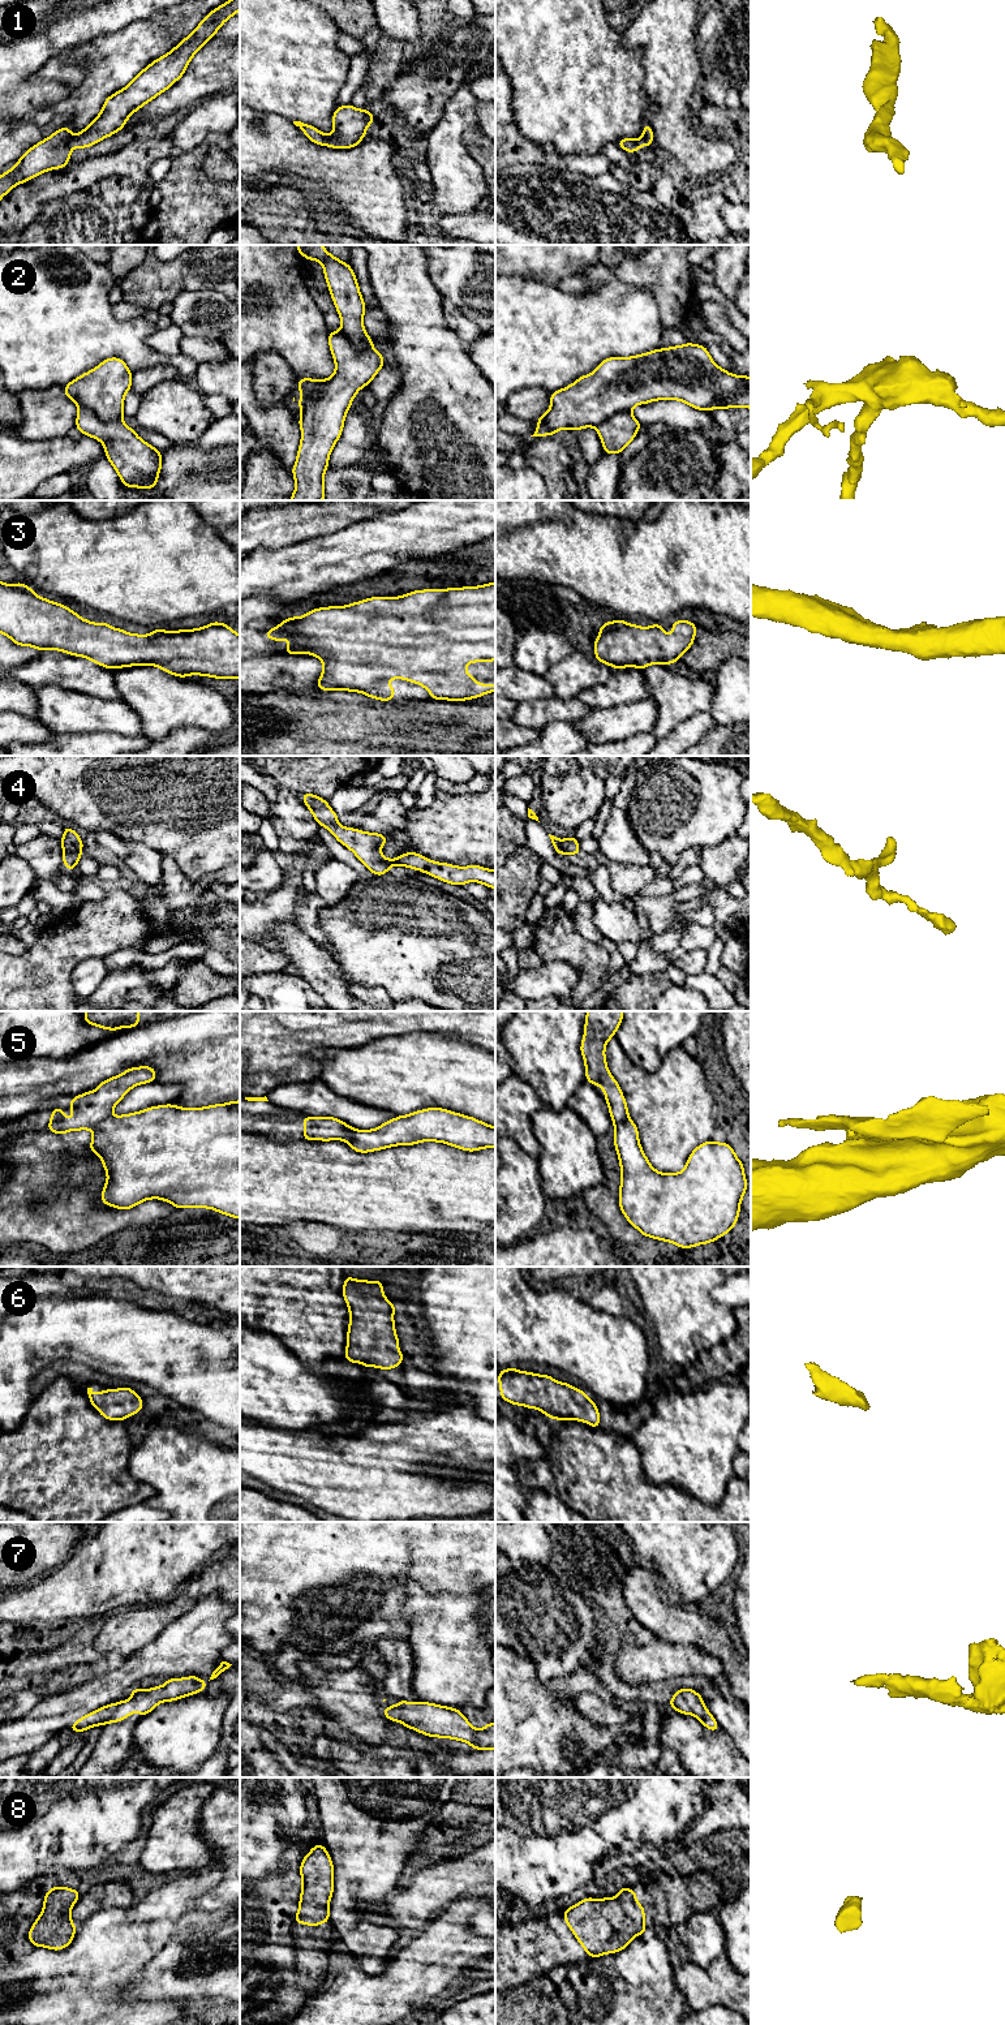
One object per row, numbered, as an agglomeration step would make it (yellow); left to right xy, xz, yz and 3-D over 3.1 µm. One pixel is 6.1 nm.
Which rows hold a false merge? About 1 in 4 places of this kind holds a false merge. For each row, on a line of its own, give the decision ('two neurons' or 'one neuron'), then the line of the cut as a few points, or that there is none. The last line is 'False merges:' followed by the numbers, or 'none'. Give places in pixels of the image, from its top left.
1: one neuron; cut none
2: two neurons; cut xy (78, 407), (86, 407), (101, 420), (120, 420)
3: two neurons; cut xz (494, 644), (395, 636), (360, 654), (353, 674)
4: one neuron; cut none
5: two neurons; cut xy (110, 1116), (91, 1129)
6: one neuron; cut none
7: one neuron; cut none
8: one neuron; cut none
False merges: 2, 3, 5

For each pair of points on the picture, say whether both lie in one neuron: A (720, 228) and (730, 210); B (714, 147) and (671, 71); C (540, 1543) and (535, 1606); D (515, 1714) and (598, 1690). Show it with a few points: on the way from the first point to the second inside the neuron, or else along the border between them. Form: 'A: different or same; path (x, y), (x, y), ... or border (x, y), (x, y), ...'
A: different; border (718, 210), (730, 231)
B: same; path (692, 136), (671, 115), (671, 93)
C: different; border (515, 1565), (540, 1564), (546, 1568)
D: same; path (536, 1714), (561, 1689), (570, 1684), (578, 1684)

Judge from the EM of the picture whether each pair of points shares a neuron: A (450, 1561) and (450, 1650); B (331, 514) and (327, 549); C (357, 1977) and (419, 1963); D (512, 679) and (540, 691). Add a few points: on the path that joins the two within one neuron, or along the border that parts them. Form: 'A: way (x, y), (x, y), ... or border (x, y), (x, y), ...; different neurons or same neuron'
A: border (475, 1593), (450, 1595); different neurons
B: border (357, 521), (334, 532), (320, 533), (299, 541); different neurons
C: way (373, 1981), (400, 1981), (403, 1978); same neuron
D: way (519, 686), (533, 687); same neuron

